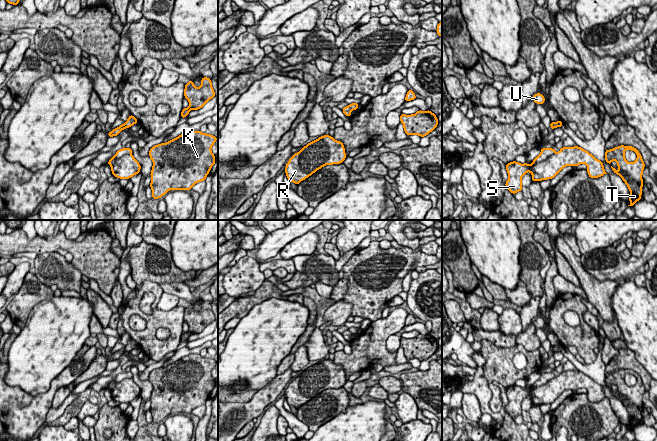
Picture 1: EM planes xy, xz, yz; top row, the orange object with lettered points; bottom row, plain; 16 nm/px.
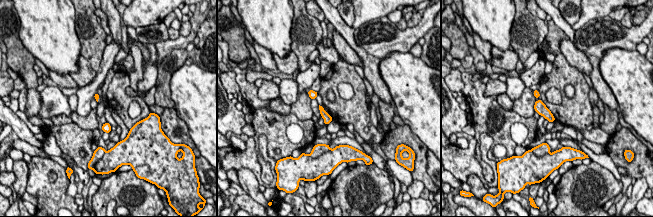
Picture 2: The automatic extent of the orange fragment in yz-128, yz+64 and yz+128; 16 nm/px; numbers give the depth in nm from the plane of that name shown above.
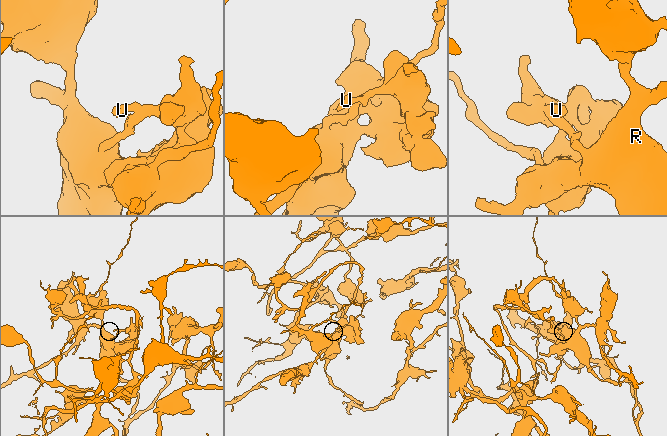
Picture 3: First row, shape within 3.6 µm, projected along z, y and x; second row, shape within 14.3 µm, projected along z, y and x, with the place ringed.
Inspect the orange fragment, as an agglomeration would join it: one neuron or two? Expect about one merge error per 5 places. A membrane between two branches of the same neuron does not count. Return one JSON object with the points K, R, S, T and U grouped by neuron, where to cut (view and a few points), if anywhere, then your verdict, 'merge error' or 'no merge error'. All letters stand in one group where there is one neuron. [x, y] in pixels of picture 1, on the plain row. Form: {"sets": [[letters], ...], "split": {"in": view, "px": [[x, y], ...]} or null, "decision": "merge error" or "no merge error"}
{"sets": [["K", "U"], ["R", "S", "T"]], "split": {"in": "yz", "px": [[555, 376], [539, 386], [532, 386]]}, "decision": "merge error"}

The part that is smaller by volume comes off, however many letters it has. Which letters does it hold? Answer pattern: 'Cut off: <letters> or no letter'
Cut off: K, U

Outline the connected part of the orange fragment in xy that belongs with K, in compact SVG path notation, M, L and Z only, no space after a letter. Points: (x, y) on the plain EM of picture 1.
M194 354L151 371L152 423L159 423L170 414L191 414L196 407L205 405L216 388L211 372L217 364L211 358Z

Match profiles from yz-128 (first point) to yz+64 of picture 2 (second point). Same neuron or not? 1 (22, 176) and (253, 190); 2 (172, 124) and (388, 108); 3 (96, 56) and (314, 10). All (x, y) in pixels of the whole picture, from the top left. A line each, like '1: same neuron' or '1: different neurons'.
1: same neuron
2: different neurons
3: different neurons

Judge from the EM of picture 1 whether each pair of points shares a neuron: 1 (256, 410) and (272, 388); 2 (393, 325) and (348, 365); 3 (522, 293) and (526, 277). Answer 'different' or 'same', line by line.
1: same
2: same
3: different

